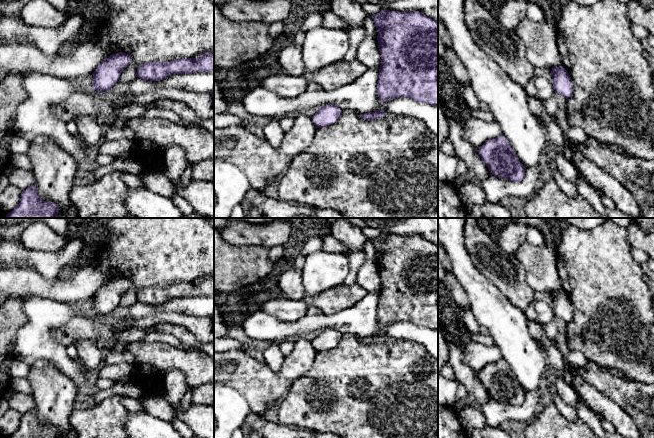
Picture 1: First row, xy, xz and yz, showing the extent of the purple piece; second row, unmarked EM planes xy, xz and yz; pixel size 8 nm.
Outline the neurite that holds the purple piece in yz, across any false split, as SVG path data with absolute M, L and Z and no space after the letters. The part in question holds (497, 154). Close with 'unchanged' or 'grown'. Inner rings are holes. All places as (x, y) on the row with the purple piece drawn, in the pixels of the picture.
M501 134L495 139L487 140L477 149L478 155L488 167L491 175L521 182L526 168L516 157L507 138Z; unchanged

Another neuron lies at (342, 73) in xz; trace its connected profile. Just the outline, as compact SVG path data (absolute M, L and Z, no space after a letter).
M343 59L320 70L305 72L303 76L309 82L319 84L323 90L331 91L355 82L367 69L357 59L352 61Z

